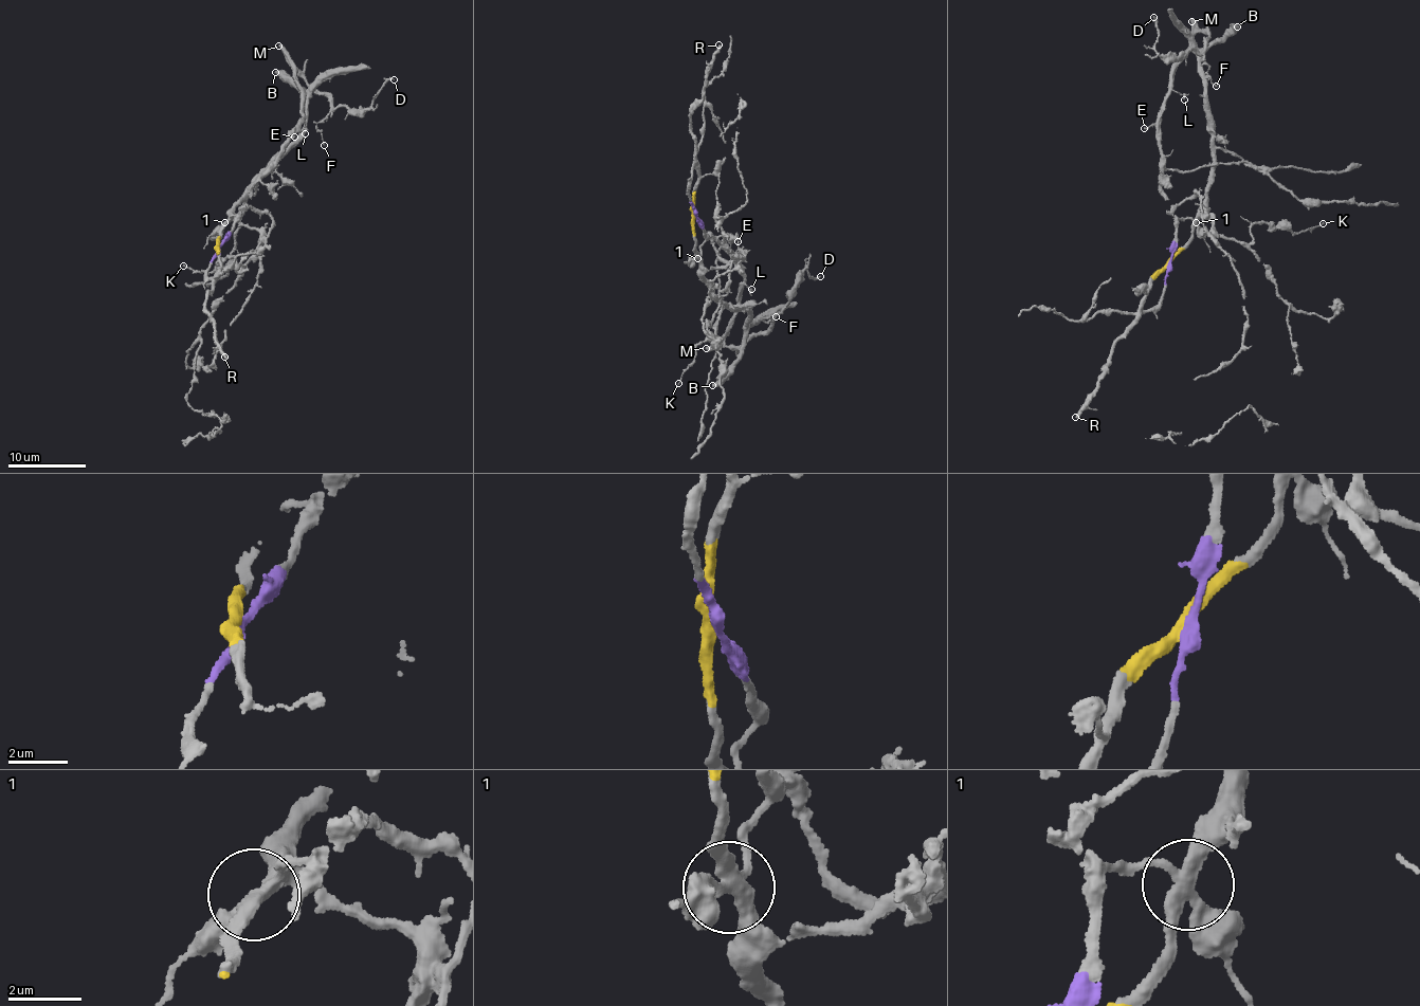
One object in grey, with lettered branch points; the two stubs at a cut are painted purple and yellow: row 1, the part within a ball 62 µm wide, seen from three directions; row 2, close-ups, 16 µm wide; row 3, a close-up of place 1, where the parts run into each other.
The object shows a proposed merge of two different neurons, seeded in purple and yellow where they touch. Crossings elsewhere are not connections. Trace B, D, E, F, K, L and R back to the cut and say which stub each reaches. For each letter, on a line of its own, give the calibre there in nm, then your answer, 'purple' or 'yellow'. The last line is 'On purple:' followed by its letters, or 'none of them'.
B: calibre 420 nm; yellow
D: calibre 200 nm; purple
E: calibre 150 nm; purple
F: calibre 110 nm; purple
K: calibre 130 nm; yellow
L: calibre 240 nm; purple
R: calibre 320 nm; yellow
On purple: D, E, F, L

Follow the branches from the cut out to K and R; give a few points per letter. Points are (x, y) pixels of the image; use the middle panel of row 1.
K: (693, 213), (695, 253), (704, 267), (720, 269), (736, 260), (708, 337), (695, 348), (677, 384)
R: (693, 213), (697, 162), (696, 139), (689, 122), (720, 44)

